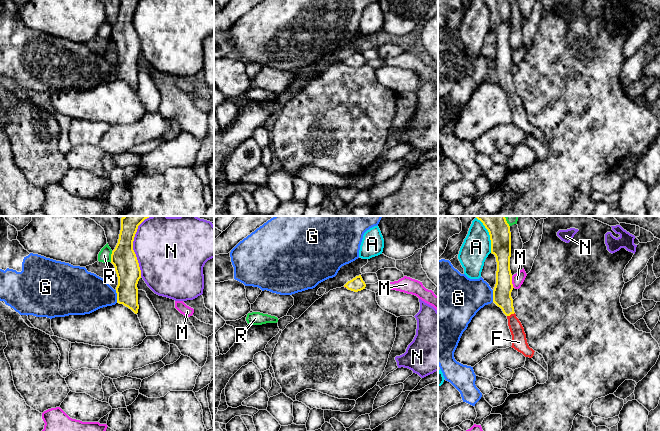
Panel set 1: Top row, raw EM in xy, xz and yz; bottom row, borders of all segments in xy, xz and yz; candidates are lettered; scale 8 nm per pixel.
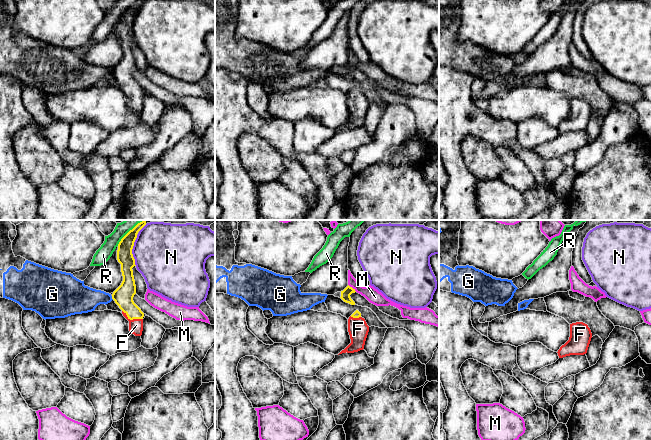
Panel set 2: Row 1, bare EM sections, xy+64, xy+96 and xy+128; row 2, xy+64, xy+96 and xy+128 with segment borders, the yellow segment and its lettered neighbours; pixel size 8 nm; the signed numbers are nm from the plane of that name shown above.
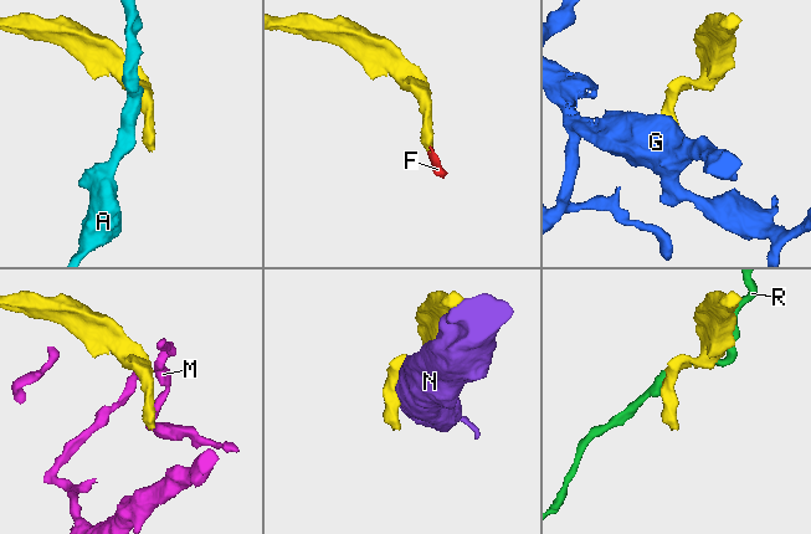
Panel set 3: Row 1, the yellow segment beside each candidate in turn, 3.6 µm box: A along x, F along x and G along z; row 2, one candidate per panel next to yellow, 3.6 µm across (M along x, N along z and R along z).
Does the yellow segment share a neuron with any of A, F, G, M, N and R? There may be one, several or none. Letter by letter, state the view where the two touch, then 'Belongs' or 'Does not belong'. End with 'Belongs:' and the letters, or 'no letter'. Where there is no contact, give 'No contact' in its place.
A: Touches yellow in yz. Does not belong
F: Touches yellow in yz. Belongs
G: Touches yellow in xy. Does not belong
M: Touches yellow in yz. Does not belong
N: Touches yellow in xy. Does not belong
R: Touches yellow in xy. Does not belong
Belongs: F

